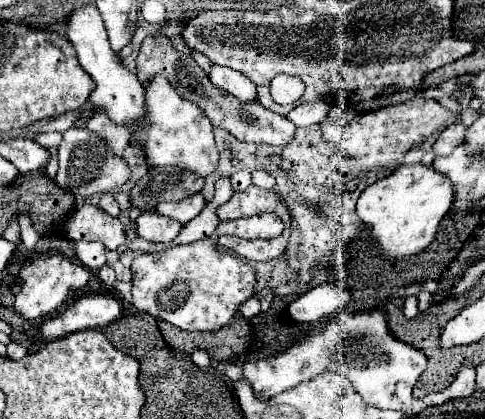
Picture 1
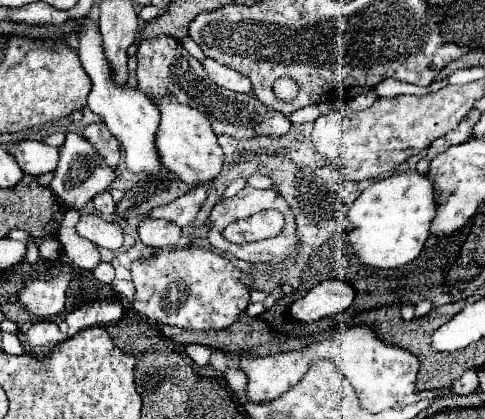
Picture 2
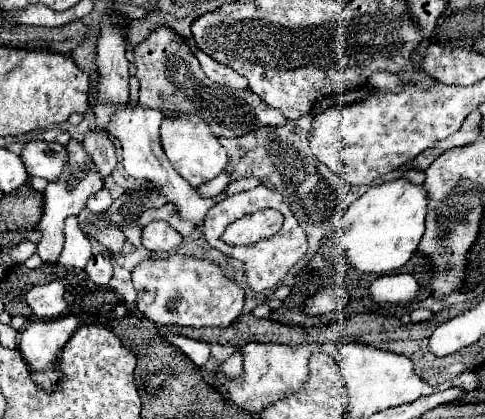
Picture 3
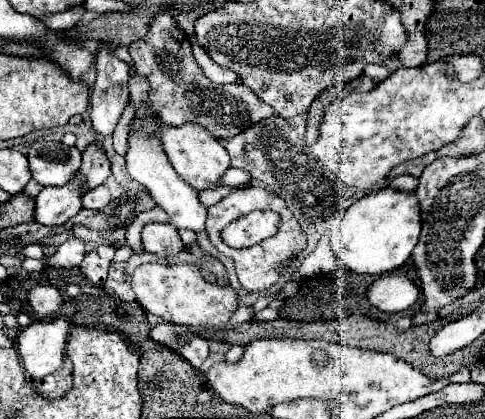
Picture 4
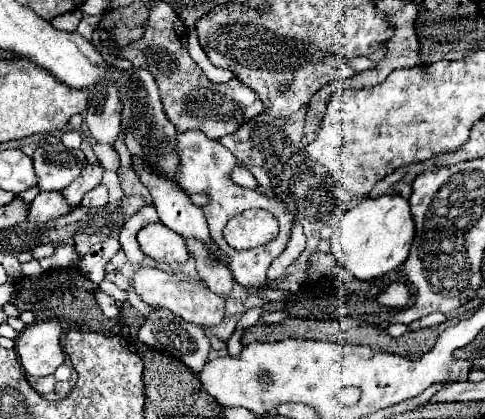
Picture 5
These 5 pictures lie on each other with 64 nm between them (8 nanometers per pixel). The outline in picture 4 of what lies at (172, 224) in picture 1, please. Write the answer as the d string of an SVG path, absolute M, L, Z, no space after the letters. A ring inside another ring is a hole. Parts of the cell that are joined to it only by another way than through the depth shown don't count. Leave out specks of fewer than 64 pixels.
M146 224L142 230L142 246L146 252L158 254L162 258L174 258L182 248L180 234L170 224Z

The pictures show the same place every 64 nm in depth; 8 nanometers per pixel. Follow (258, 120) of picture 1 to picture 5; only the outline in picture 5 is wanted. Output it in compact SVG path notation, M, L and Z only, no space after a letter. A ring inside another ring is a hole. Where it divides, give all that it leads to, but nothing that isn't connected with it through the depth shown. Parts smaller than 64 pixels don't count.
M156 2L152 6L144 36L128 44L128 48L122 48L120 56L130 60L136 68L144 68L154 76L160 90L162 110L178 132L196 128L202 130L208 138L220 140L222 136L236 132L242 124L250 122L258 114L264 114L266 110L262 100L254 96L254 92L238 78L230 80L228 84L212 84L204 76L204 72L188 54L186 28L184 24L180 24L180 18L170 4Z

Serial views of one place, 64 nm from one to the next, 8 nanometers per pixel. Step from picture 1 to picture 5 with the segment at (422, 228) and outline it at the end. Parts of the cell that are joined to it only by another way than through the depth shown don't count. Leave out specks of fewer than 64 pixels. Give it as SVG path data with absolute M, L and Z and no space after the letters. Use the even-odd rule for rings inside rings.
M396 192L382 196L368 196L340 218L330 238L330 248L332 254L336 256L336 264L344 266L354 278L374 280L392 272L408 258L414 234L416 228L408 198L402 198Z

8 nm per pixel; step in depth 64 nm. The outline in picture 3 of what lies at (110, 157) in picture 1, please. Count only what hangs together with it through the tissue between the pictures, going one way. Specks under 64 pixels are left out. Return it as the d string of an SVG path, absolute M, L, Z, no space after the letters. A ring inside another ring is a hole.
M70 138L70 142L66 144L66 150L68 150L68 164L66 164L62 176L58 180L50 182L44 190L44 214L38 224L42 238L37 244L37 254L45 264L54 264L62 252L62 244L64 244L62 228L64 228L66 216L80 214L80 210L86 206L86 200L92 194L96 194L100 188L104 188L104 178L98 174L92 160L88 160L88 154L84 152L82 142L78 142L76 138Z

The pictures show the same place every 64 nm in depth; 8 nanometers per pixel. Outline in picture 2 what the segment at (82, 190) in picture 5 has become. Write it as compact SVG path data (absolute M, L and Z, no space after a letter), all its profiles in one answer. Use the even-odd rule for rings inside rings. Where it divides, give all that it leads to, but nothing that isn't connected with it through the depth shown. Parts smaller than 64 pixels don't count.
M104 122L88 124L84 128L84 136L88 142L92 142L96 146L98 154L102 154L108 164L112 164L112 166L118 164L122 144L120 144L120 140L116 140L116 136L108 130L108 126Z

